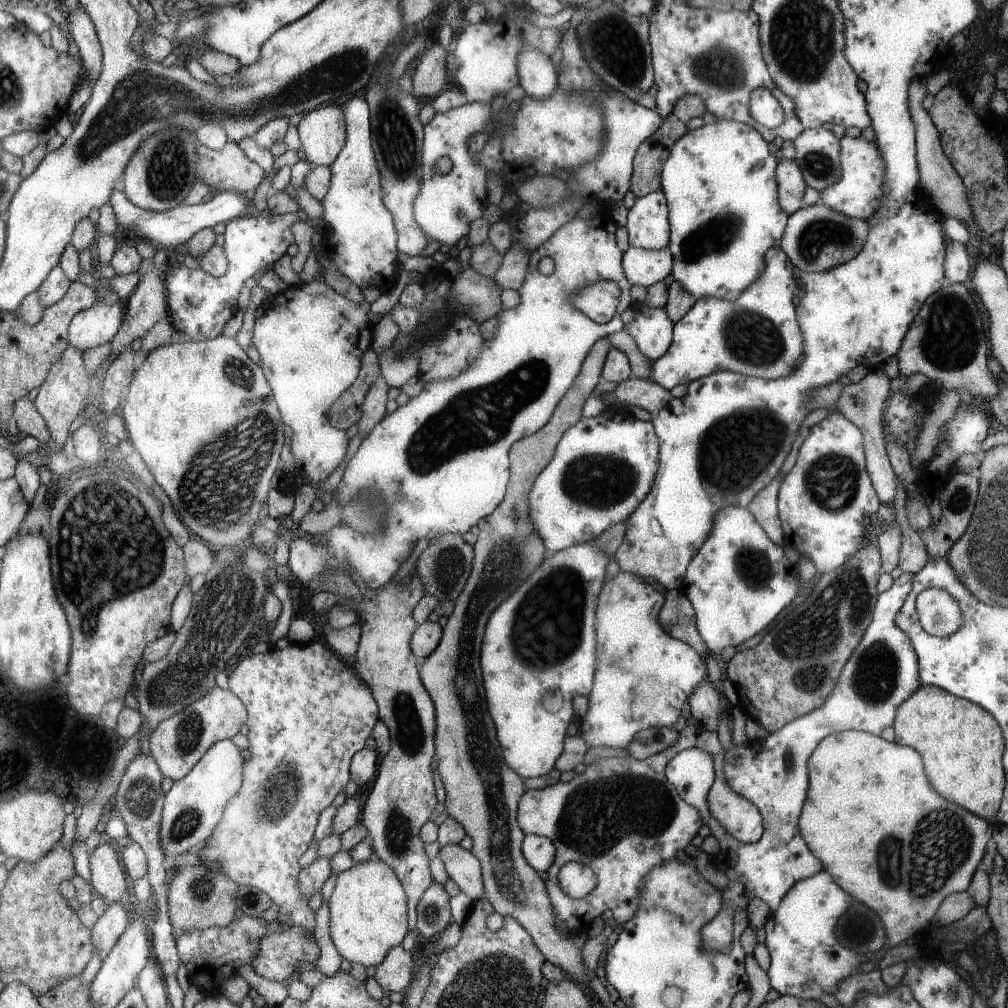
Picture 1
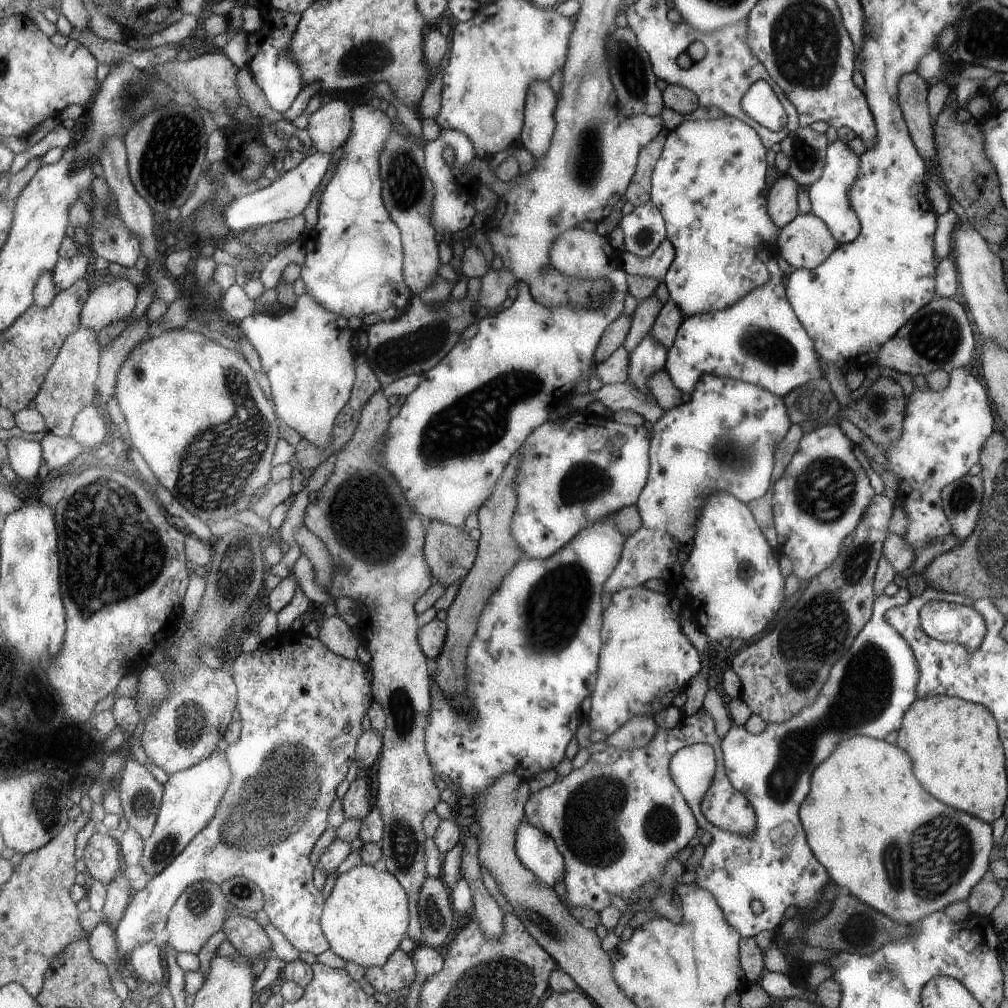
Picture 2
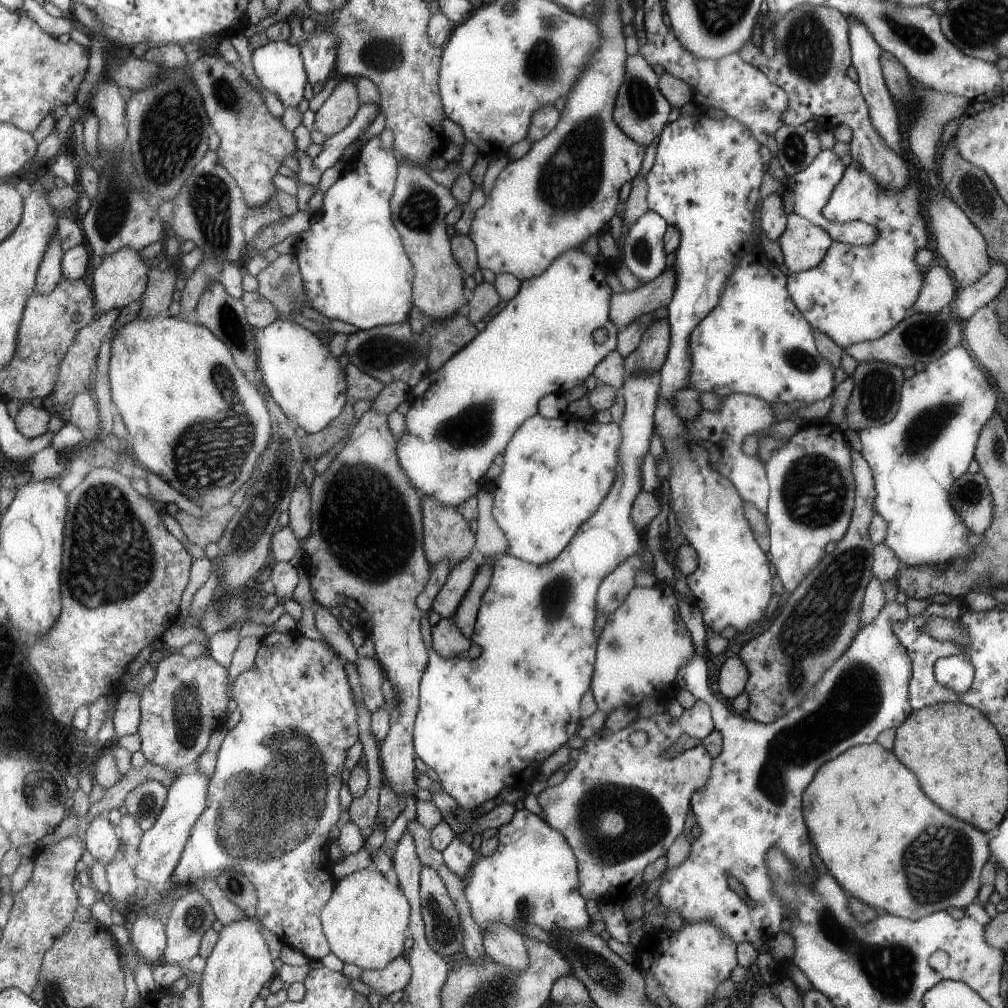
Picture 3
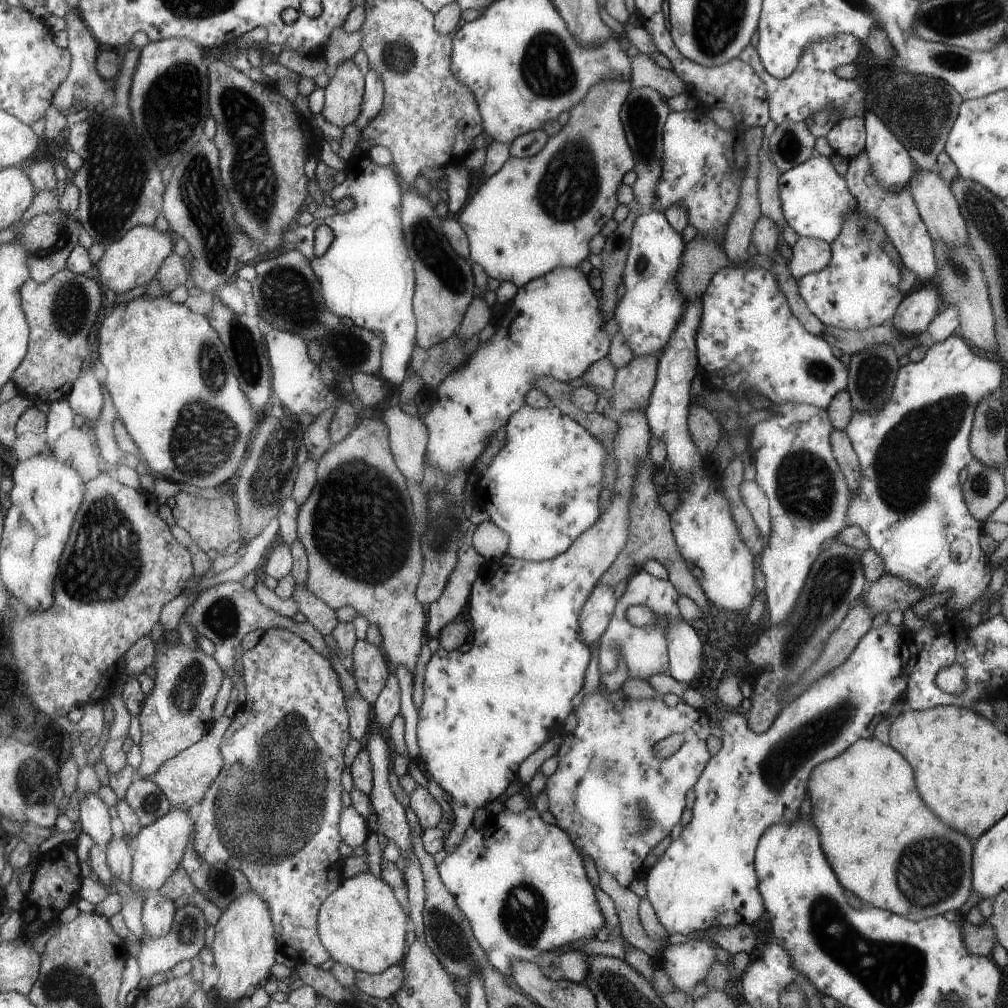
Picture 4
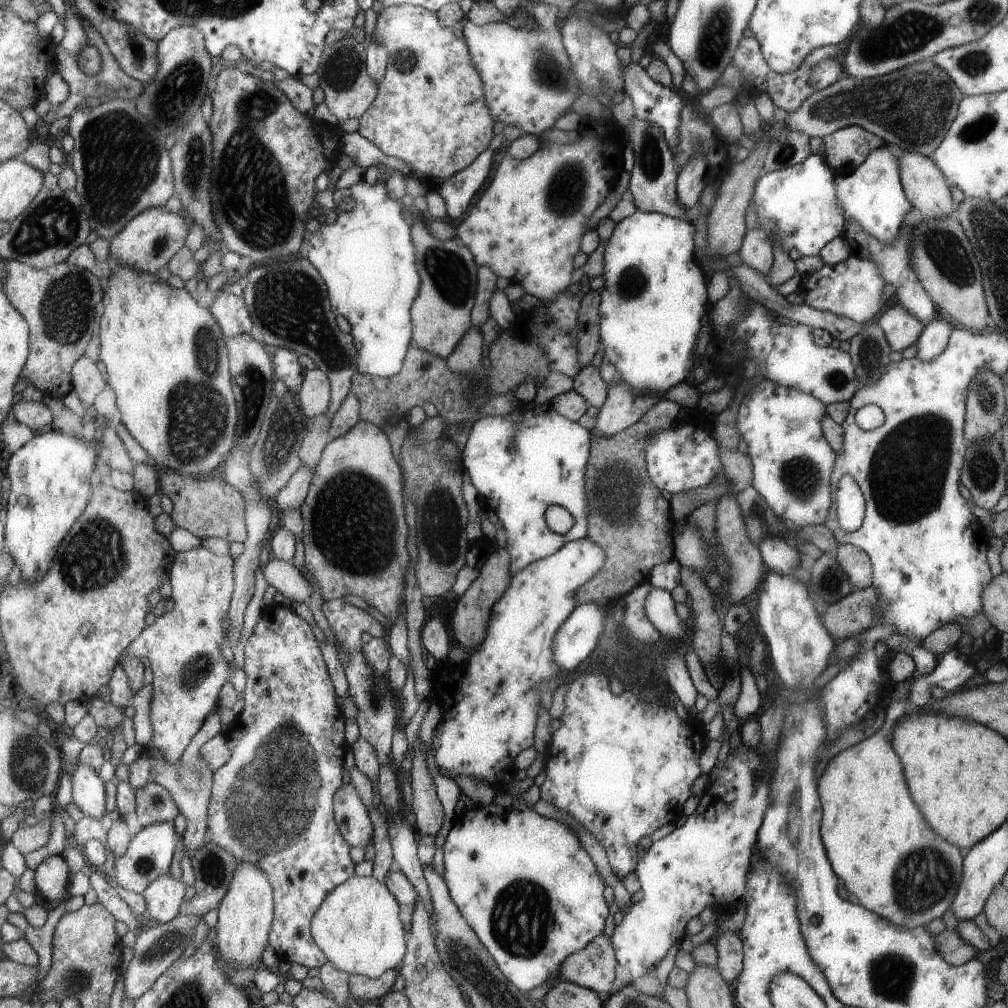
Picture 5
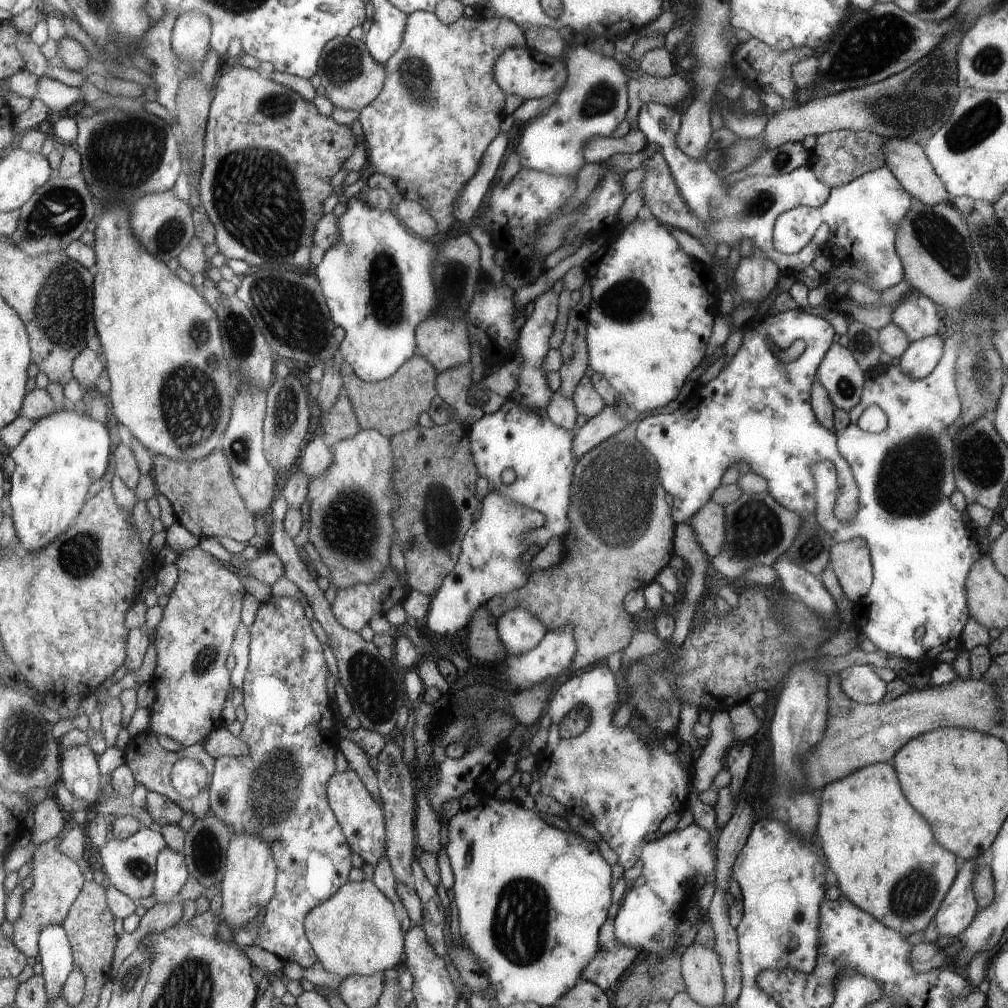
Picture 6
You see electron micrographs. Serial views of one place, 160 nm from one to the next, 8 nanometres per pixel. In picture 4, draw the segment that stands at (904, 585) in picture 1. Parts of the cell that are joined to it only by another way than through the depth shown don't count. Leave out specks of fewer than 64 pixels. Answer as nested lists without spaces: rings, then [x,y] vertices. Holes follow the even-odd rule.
[[[681,618],[666,623],[669,673],[682,686],[697,687],[701,672],[701,638]],[[885,622],[876,628],[871,627],[855,645],[855,648],[849,653],[845,660],[832,668],[827,674],[820,676],[817,680],[811,682],[804,688],[804,691],[796,696],[792,701],[789,701],[779,712],[776,720],[769,729],[762,733],[755,733],[747,726],[745,713],[737,713],[737,711],[727,710],[723,706],[714,710],[717,726],[721,733],[721,747],[710,756],[710,760],[706,762],[706,768],[703,769],[702,776],[698,777],[698,784],[694,786],[693,792],[695,795],[692,806],[692,817],[690,822],[683,826],[681,832],[675,840],[671,841],[663,855],[653,866],[647,871],[644,871],[642,876],[645,879],[646,898],[650,902],[659,924],[664,927],[666,932],[670,934],[687,935],[693,930],[711,930],[713,927],[722,929],[732,928],[737,923],[750,925],[763,914],[765,906],[763,904],[762,895],[758,891],[758,877],[754,871],[754,850],[757,848],[759,837],[775,823],[792,823],[799,818],[799,806],[803,802],[806,795],[806,784],[809,781],[810,774],[817,768],[820,762],[837,757],[845,749],[849,748],[859,739],[868,739],[873,735],[873,728],[882,718],[887,718],[891,710],[895,710],[900,704],[900,699],[905,698],[906,686],[910,678],[909,671],[906,665],[906,654],[903,652],[903,646],[907,648],[907,640],[905,640],[906,630],[903,625],[895,626]]]

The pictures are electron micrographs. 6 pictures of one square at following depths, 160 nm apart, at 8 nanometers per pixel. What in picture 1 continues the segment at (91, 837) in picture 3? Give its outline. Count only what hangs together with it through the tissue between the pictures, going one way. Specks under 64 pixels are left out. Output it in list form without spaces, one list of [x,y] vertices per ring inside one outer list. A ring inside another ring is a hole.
[[[104,839],[97,848],[91,853],[91,883],[96,889],[97,894],[101,894],[109,903],[116,903],[123,898],[123,894],[127,892],[127,874],[119,862],[121,853],[117,851],[113,842]]]

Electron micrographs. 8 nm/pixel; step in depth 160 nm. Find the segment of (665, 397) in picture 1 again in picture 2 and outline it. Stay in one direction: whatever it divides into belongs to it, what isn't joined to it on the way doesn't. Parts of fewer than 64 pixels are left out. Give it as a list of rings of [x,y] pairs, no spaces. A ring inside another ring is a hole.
[[[631,383],[604,384],[599,390],[589,391],[584,395],[575,395],[568,402],[569,412],[582,412],[592,400],[601,402],[613,413],[620,408],[637,412],[649,424],[653,424],[664,413],[650,392],[644,393]]]

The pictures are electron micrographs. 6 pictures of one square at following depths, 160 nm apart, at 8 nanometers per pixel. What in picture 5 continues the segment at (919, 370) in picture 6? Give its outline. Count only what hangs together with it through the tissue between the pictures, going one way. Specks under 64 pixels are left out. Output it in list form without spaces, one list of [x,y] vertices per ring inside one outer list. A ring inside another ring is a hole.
[[[931,319],[916,340],[916,356],[919,360],[928,361],[945,350],[949,335],[955,325],[944,319]]]

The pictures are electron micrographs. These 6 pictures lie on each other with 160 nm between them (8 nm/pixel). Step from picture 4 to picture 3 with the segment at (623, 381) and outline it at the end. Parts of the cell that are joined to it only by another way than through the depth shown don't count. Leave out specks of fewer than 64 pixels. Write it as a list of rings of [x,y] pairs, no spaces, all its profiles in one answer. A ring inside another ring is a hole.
[[[666,316],[649,324],[637,348],[625,357],[625,374],[658,371],[668,353],[669,331]]]

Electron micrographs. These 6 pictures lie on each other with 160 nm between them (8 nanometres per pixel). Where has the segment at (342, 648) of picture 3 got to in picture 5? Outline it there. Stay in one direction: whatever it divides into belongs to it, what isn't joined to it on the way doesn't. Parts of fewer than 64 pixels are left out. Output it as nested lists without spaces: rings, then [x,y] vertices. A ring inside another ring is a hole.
[[[270,558],[261,571],[266,583],[273,586],[290,603],[302,602],[306,604],[309,600],[311,585],[305,580],[300,570],[295,569],[288,562]]]

